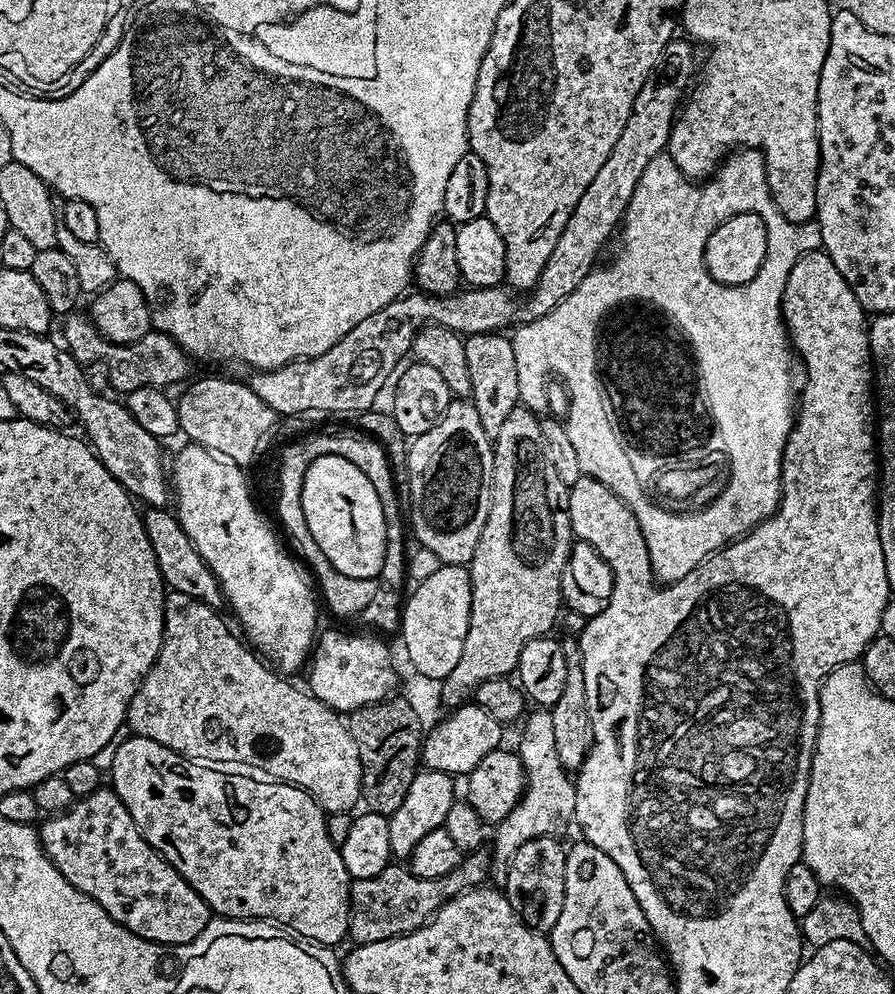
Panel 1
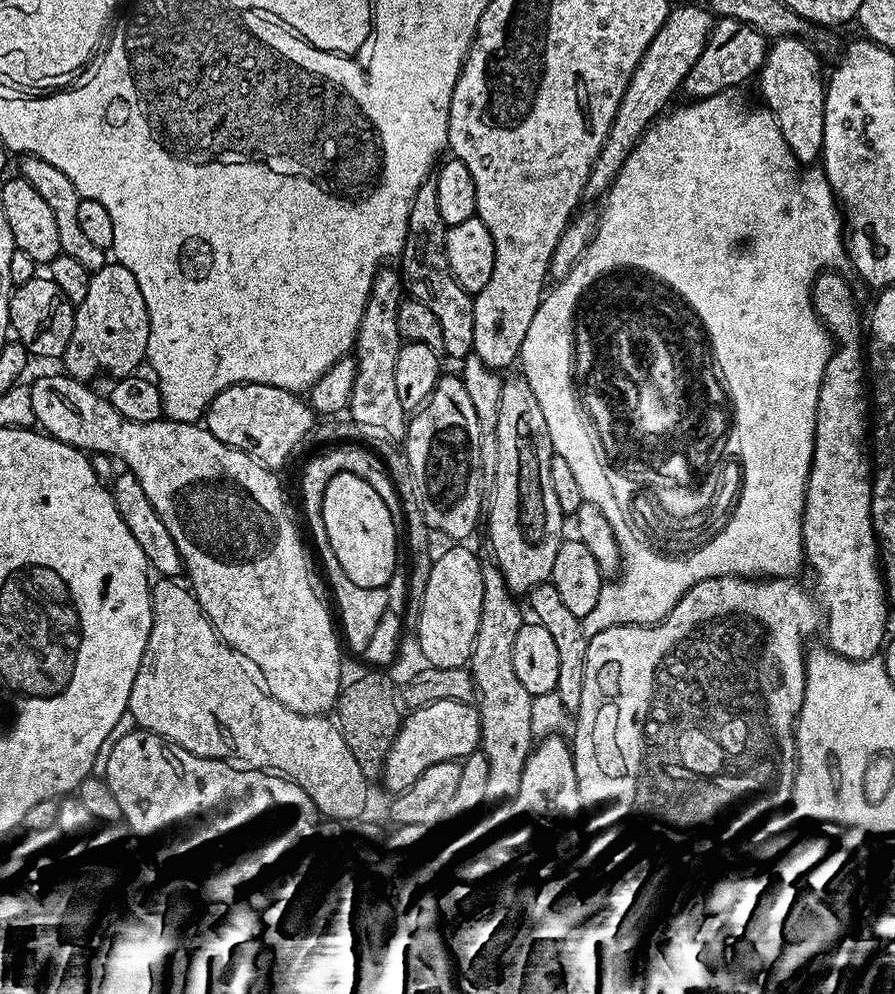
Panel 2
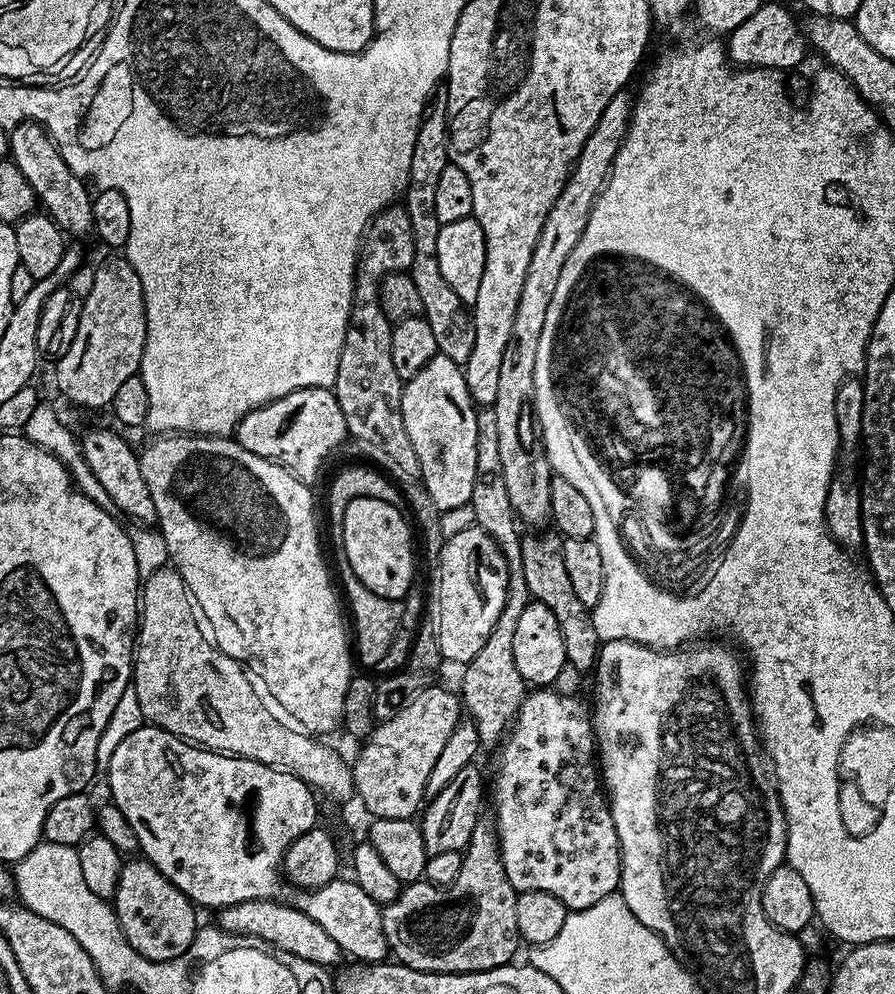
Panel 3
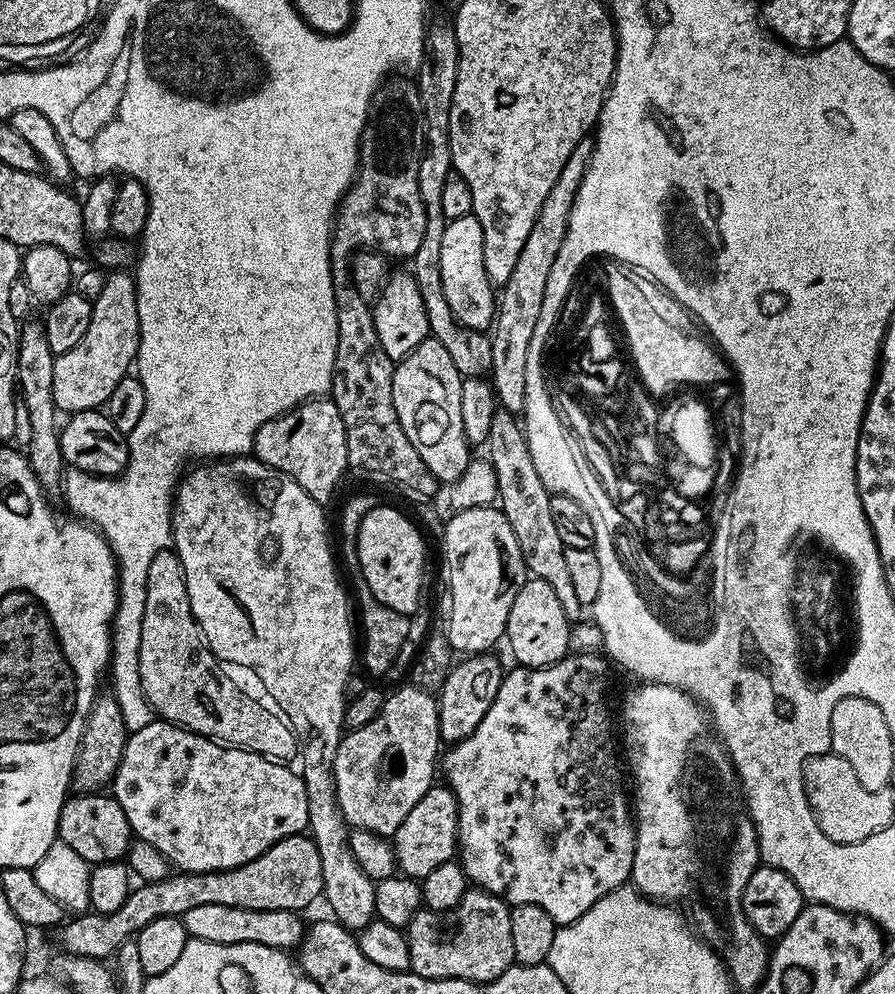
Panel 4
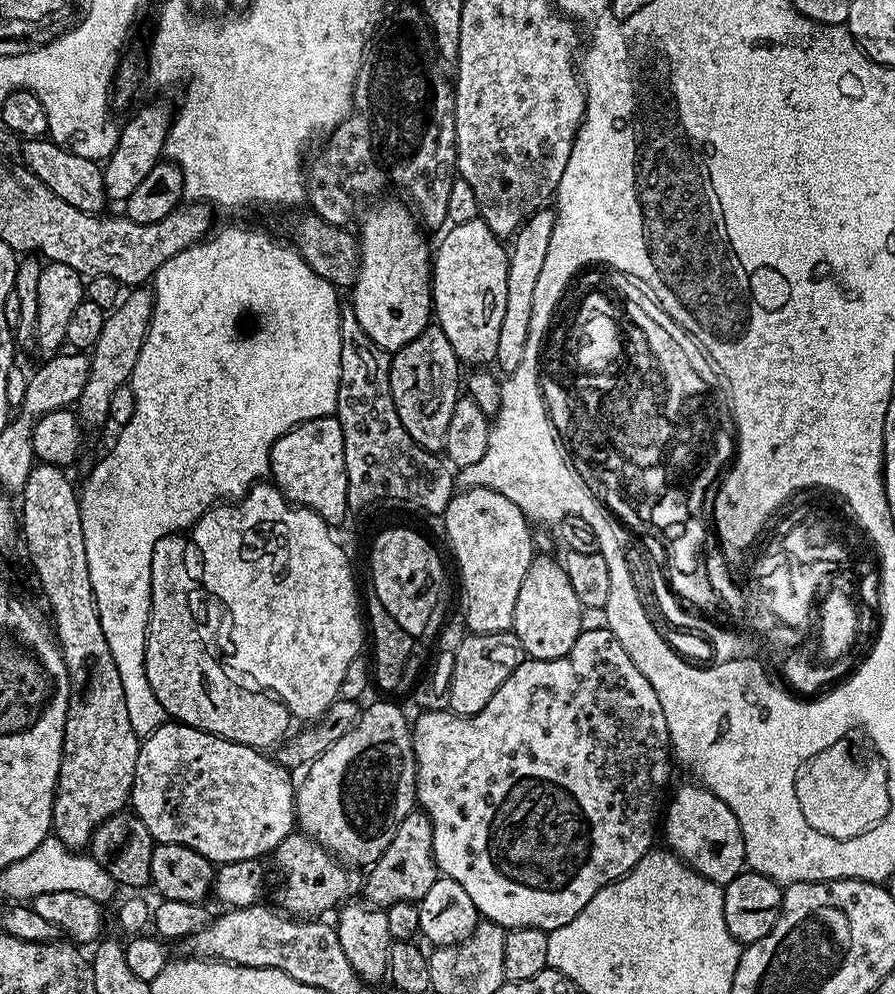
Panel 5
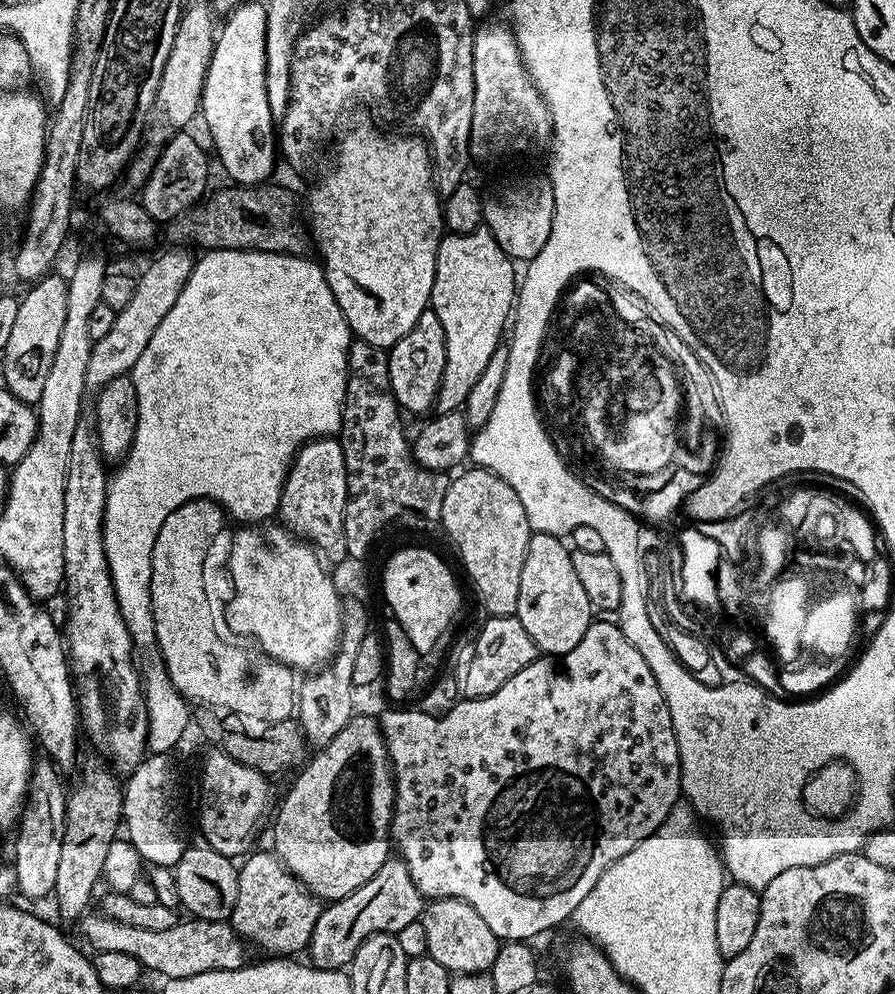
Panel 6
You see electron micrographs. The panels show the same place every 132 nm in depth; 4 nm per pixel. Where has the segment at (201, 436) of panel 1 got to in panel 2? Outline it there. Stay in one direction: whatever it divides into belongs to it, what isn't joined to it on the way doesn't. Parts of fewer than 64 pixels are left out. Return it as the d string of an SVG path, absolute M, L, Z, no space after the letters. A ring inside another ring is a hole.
M231 384L212 399L202 420L210 434L218 438L218 442L226 442L230 447L242 450L266 468L280 470L280 467L291 458L292 451L311 433L314 413L307 399L295 391L269 384Z

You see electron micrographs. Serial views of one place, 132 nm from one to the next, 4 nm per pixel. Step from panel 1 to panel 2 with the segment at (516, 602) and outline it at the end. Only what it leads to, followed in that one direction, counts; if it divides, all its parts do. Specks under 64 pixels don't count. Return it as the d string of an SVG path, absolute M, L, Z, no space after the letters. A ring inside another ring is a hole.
M523 375L507 377L502 386L502 402L498 405L498 438L496 439L498 446L498 466L496 467L496 478L491 481L492 488L492 505L486 508L486 524L488 520L488 544L492 547L491 559L502 570L502 574L506 578L506 582L510 586L510 590L517 594L528 594L533 588L540 584L549 583L552 579L552 571L554 570L554 558L558 558L558 546L566 539L564 532L564 523L566 517L562 506L558 506L558 497L554 494L554 485L550 483L550 462L553 458L552 443L550 442L550 434L546 426L546 418L542 418L542 406L538 406L538 398L534 398L534 390L530 390L530 382L525 380Z

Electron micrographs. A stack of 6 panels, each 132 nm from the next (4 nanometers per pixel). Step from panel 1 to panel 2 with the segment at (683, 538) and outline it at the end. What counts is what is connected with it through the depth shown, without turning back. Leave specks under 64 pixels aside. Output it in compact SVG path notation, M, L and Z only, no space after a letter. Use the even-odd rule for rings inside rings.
M720 92L717 96L710 98L684 102L688 104L682 105L681 108L673 107L671 110L665 111L653 123L652 127L645 130L644 137L636 143L630 158L626 158L618 178L606 193L606 199L603 201L603 204L605 203L604 213L602 211L599 213L595 240L582 254L582 258L578 258L574 270L570 270L570 274L566 278L555 281L556 289L553 292L551 289L540 301L538 310L534 314L534 322L530 322L530 330L526 330L526 338L520 347L518 364L519 367L524 367L522 375L525 380L530 382L530 390L534 390L534 398L538 398L538 406L542 406L542 418L546 418L553 453L565 459L569 464L574 479L582 490L585 504L593 504L598 506L598 510L602 510L606 522L610 522L610 526L614 530L614 538L620 547L622 561L622 567L618 573L620 581L617 584L605 583L604 588L598 594L598 606L594 610L590 610L590 614L583 617L582 620L583 624L590 626L592 633L601 632L619 624L659 624L660 621L668 617L670 610L676 605L674 602L676 590L687 590L687 592L691 590L696 584L694 574L698 574L702 570L708 570L708 574L714 574L714 578L719 576L792 578L797 575L795 572L800 567L803 569L806 564L804 535L802 534L804 491L812 469L818 390L822 382L822 374L826 370L826 362L830 362L834 351L834 337L829 332L827 324L822 323L816 314L816 309L812 306L812 285L820 273L839 269L841 267L839 264L845 263L846 225L842 219L842 209L836 195L832 193L828 179L824 177L823 167L808 166L803 169L804 173L800 173L801 165L790 150L780 129L780 123L775 116L763 106L757 106L748 112L747 106L732 96L735 95ZM612 264L644 264L644 268L652 268L652 272L660 272L660 276L672 279L676 288L685 291L691 299L691 305L700 310L700 316L704 316L704 320L708 320L708 328L712 328L712 340L716 340L716 356L720 356L720 364L724 364L724 376L728 376L728 384L732 384L733 391L737 395L737 409L740 416L742 438L744 438L744 464L748 464L748 484L744 484L744 500L740 500L740 508L736 508L736 520L732 520L732 524L728 524L728 533L725 537L720 539L717 544L710 546L710 554L695 551L690 558L673 562L663 560L661 556L656 556L656 552L649 550L646 545L640 544L636 532L632 532L632 527L626 522L624 508L620 508L620 504L616 504L616 496L612 496L608 480L604 477L604 464L600 460L600 447L596 444L596 435L593 434L592 428L588 428L584 416L580 416L580 408L576 408L576 400L572 400L572 388L568 388L568 347L570 347L570 338L572 337L572 321L576 319L576 307L582 298L582 290L586 290L586 285L591 280L596 280L596 276L600 276L600 272L604 272L604 268L612 268Z

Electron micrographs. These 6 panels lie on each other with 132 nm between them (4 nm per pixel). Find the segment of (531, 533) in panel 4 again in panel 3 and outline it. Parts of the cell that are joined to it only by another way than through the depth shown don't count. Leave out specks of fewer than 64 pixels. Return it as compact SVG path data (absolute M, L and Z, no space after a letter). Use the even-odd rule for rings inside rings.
M559 535L552 536L528 536L521 539L522 548L522 574L526 574L526 586L528 595L535 603L546 606L558 618L558 630L562 630L562 646L566 646L566 658L574 669L583 674L588 674L595 669L596 656L600 653L601 640L598 638L598 630L592 624L592 613L574 595L574 590L570 583L570 578L566 575L566 564L562 562L562 540Z

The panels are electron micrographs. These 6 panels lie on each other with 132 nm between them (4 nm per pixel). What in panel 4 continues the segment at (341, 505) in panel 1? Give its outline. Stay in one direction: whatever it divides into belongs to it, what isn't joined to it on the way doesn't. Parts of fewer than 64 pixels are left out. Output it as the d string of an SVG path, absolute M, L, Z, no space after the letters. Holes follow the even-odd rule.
M379 506L370 510L358 527L358 562L374 598L390 610L411 617L421 607L420 591L424 588L424 540L420 532L396 508Z

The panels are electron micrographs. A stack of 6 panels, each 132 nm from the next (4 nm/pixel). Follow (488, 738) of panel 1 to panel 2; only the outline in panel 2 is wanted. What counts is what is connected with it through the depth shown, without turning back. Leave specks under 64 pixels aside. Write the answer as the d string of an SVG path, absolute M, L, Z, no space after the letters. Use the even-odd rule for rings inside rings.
M463 700L462 702L430 702L430 706L413 708L400 721L400 729L390 746L390 754L386 754L382 784L389 788L389 793L405 792L414 786L418 774L426 770L431 764L446 762L447 760L463 761L471 752L477 751L480 746L480 710L475 703Z

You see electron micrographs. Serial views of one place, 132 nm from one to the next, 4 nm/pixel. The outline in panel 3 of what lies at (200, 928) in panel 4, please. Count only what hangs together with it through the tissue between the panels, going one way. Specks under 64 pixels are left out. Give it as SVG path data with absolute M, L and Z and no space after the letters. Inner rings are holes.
M279 900L238 902L234 906L219 909L218 916L221 928L219 931L236 936L232 938L255 938L261 945L271 946L277 953L289 951L295 957L304 958L312 964L321 964L327 969L331 969L332 964L341 963L339 960L342 959L342 953L338 942L334 942L334 938L330 938L330 934L326 934L326 930L322 930L322 926L314 922L314 918L310 918L291 904Z

